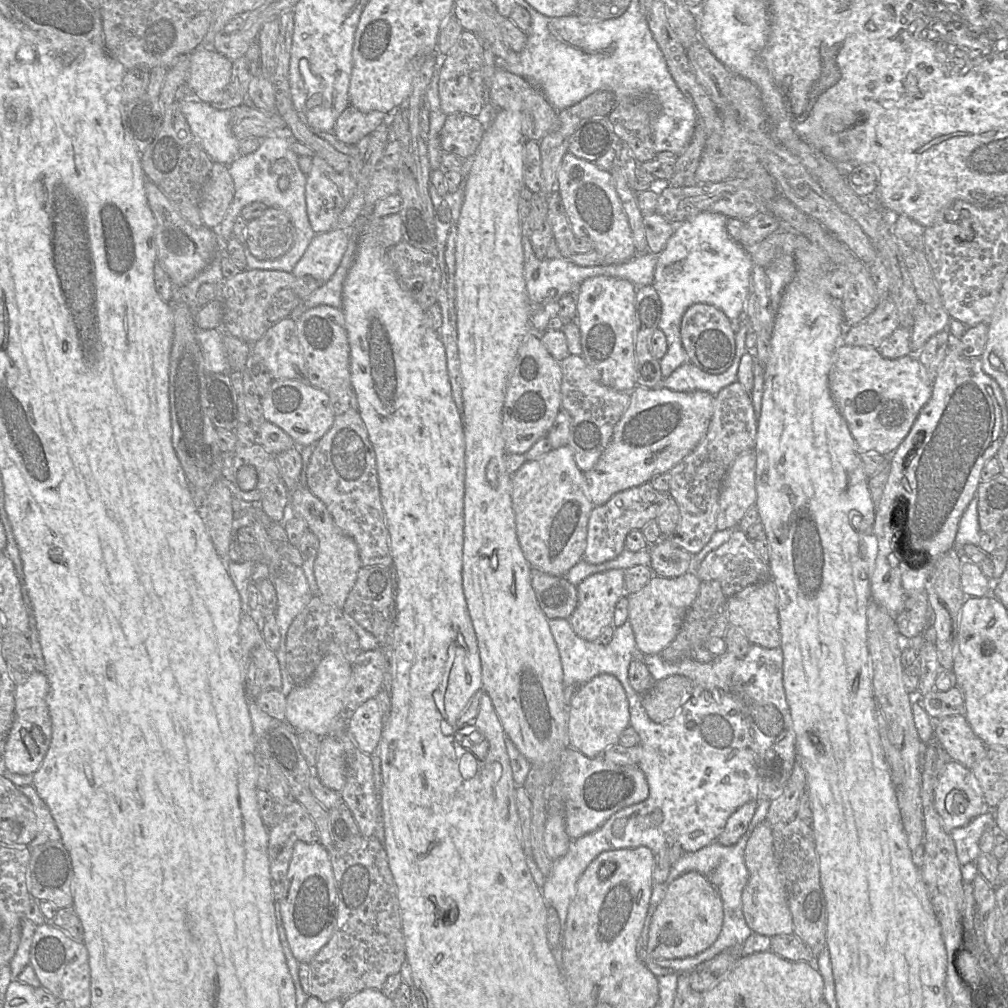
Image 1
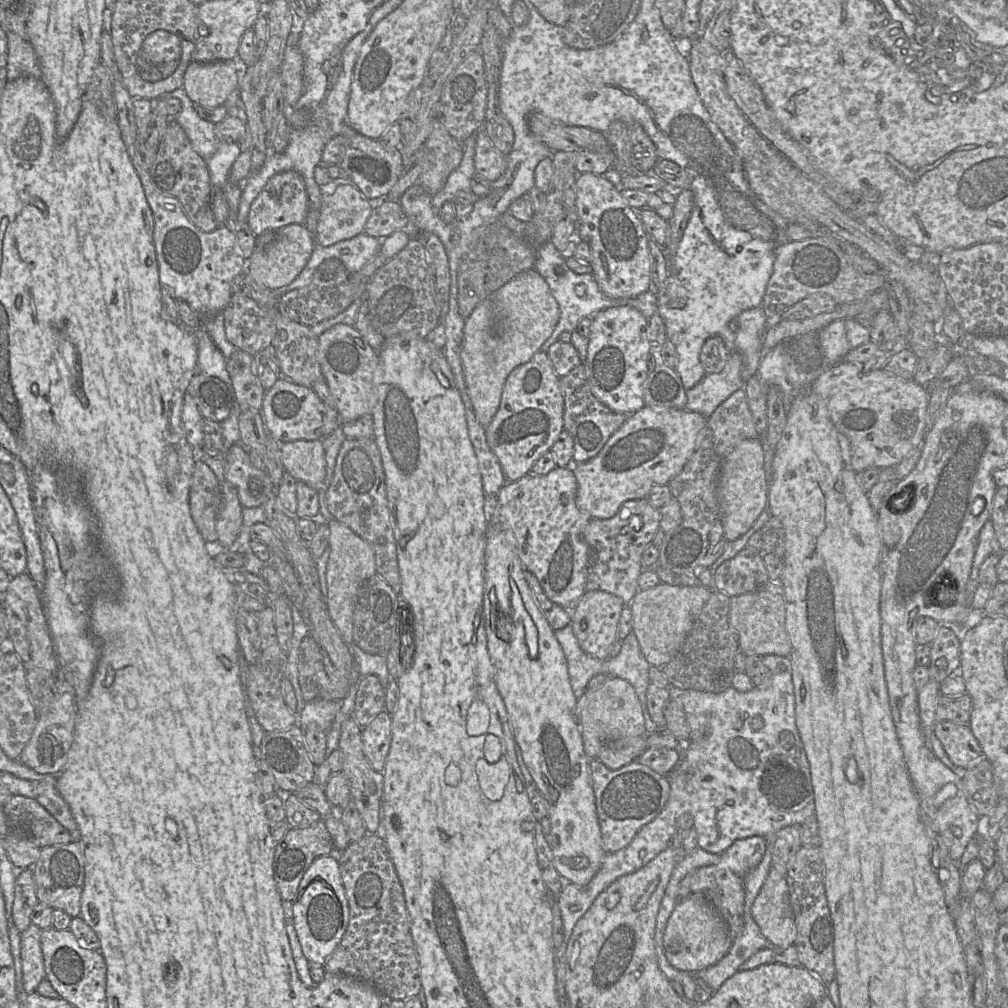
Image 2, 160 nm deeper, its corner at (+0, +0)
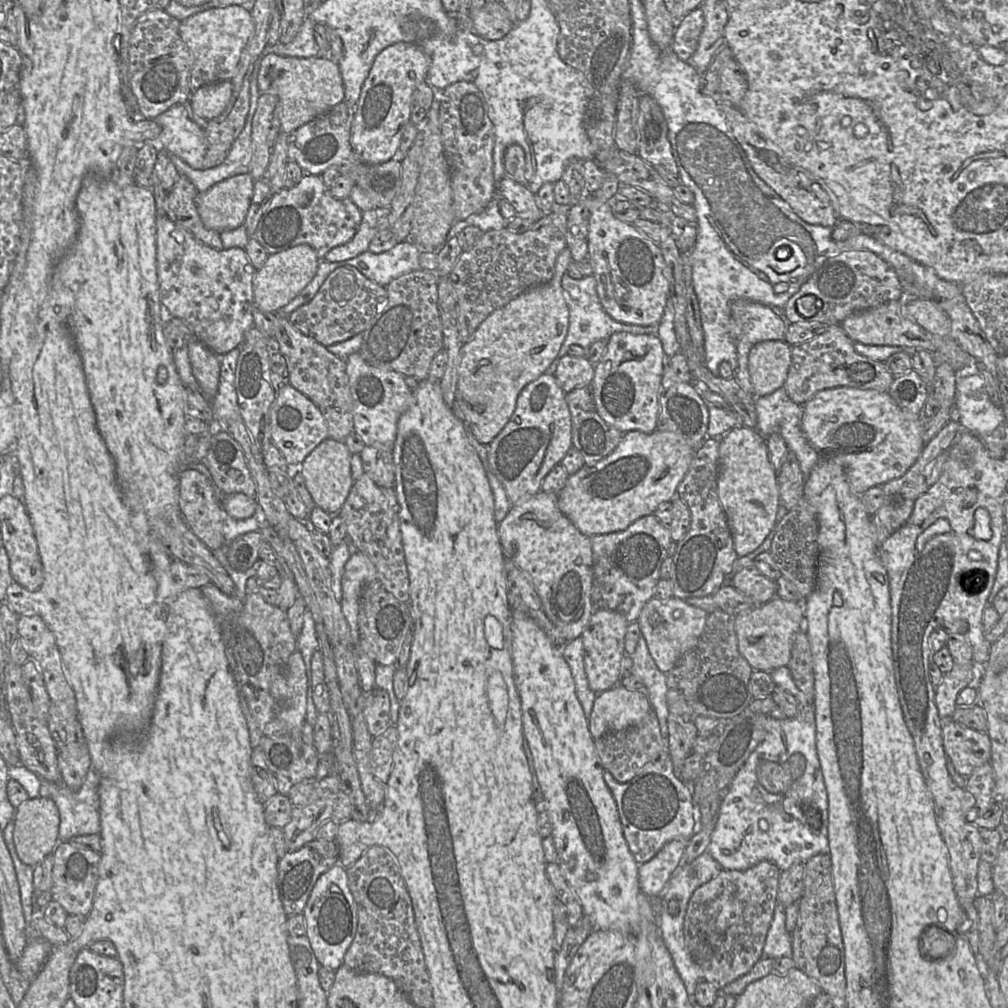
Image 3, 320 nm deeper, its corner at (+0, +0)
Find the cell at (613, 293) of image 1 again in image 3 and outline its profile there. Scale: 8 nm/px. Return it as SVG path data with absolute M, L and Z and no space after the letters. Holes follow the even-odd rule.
M612 334L606 341L605 353L594 367L590 385L600 417L623 433L633 430L652 433L657 430L659 392L666 358L655 334Z

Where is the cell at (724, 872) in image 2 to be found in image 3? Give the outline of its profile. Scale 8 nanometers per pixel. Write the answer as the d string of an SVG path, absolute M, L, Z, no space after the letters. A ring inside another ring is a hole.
M761 861L746 870L725 870L693 892L683 923L685 943L692 960L703 971L704 980L718 990L747 974L763 957L768 930L777 904L780 870L770 861Z

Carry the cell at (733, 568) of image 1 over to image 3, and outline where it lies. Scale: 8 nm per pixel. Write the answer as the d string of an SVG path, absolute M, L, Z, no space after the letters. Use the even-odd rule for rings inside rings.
M754 562L731 576L729 582L736 590L750 597L757 604L769 602L777 596L776 583L763 576Z

